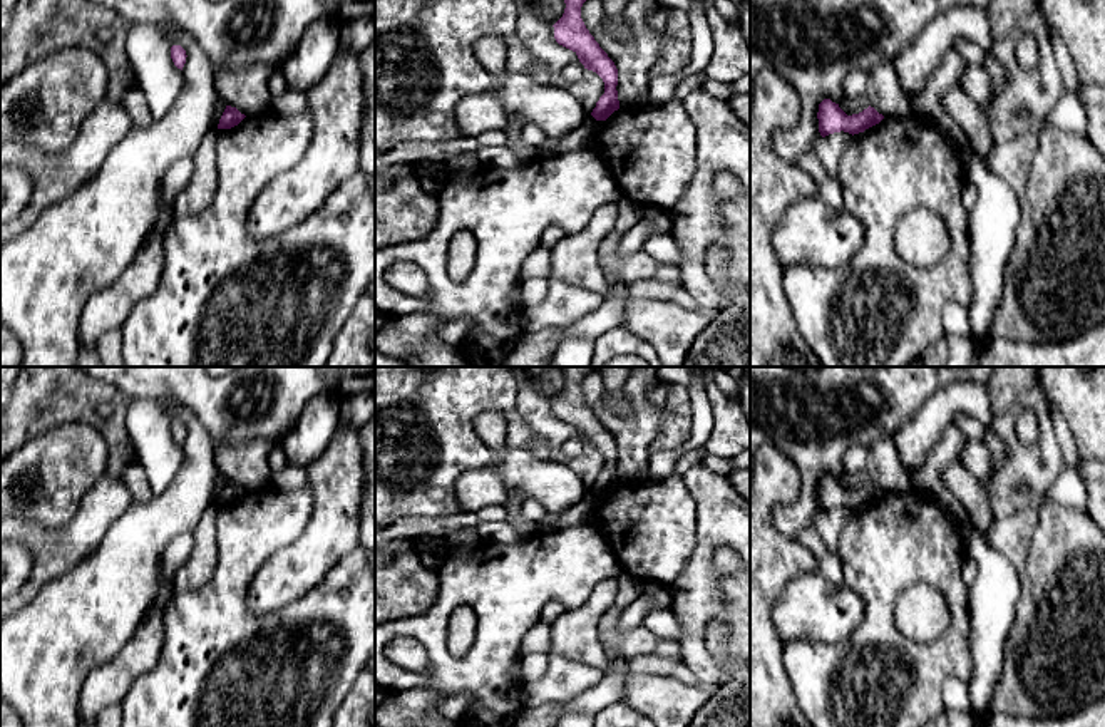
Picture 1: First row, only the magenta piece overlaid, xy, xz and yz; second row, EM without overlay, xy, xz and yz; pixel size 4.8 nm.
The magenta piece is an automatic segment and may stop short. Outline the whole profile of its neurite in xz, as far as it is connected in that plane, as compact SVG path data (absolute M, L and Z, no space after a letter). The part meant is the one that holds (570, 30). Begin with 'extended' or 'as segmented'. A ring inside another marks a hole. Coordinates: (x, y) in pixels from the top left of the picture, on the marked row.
as segmented; M564 0L563 17L552 25L554 39L559 45L573 50L584 69L596 72L604 82L604 94L596 102L591 116L606 121L619 109L618 69L608 54L599 47L581 18L581 7L586 0Z

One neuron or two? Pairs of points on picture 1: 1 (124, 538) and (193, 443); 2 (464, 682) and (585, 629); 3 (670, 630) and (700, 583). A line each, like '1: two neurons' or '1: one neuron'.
1: one neuron
2: two neurons
3: two neurons

